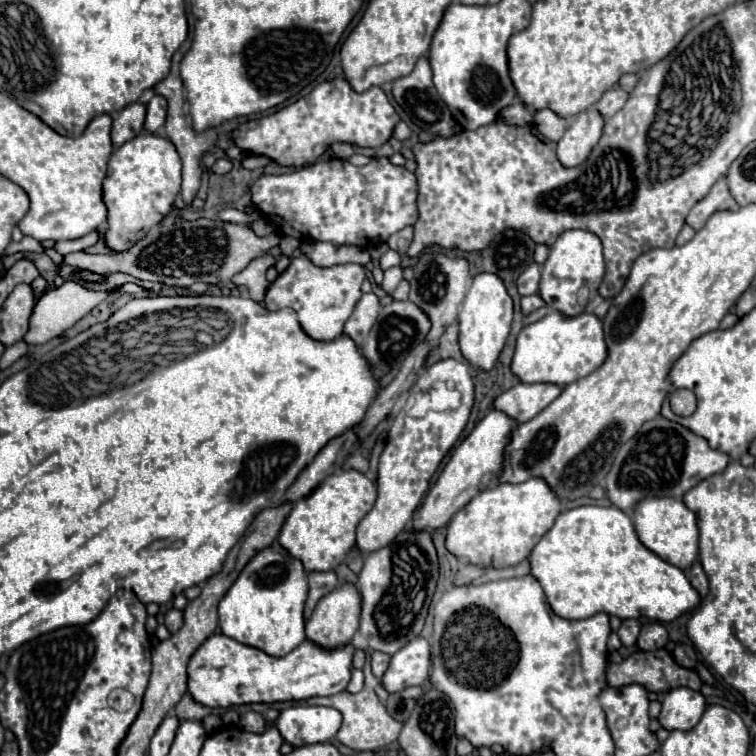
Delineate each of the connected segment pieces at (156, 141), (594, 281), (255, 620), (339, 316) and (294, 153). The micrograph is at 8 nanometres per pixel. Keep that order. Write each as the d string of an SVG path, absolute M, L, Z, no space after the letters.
M137 135L113 151L107 177L103 181L103 203L107 207L105 245L113 253L129 251L145 231L161 223L171 211L181 187L181 159L169 139L155 135Z
M581 229L565 231L557 237L553 247L549 249L547 261L543 263L539 295L549 307L561 311L567 317L575 317L583 313L583 307L577 301L579 289L587 287L591 297L595 297L603 275L605 275L605 261L603 261L603 249L601 249L599 237L589 231L581 231Z
M281 545L259 551L219 603L219 627L223 635L265 651L273 657L291 653L305 641L303 605L307 599L307 573L299 559L291 557Z
M305 255L293 257L289 267L269 285L265 293L265 307L269 311L277 309L295 309L303 331L315 341L331 341L343 333L345 321L351 317L351 311L361 299L361 285L365 281L365 269L355 263L335 265L335 267L317 267Z
M337 77L333 81L319 83L309 95L297 99L295 103L291 103L267 117L253 119L253 121L239 125L233 131L233 141L237 147L247 149L249 155L265 155L277 165L303 167L303 165L315 163L315 159L319 155L323 155L325 149L333 143L351 143L351 145L359 145L359 147L381 147L393 135L393 129L397 123L399 123L399 115L395 113L393 105L389 103L389 99L381 87L371 87L365 93L355 93L343 77Z

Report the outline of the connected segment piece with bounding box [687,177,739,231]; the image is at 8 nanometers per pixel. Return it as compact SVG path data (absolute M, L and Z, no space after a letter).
M721 177L713 189L709 191L709 195L705 199L701 199L687 215L687 225L693 227L695 231L699 231L699 227L703 227L703 223L707 223L707 219L717 213L717 211L737 211L739 205L735 203L731 191L727 191L727 179Z

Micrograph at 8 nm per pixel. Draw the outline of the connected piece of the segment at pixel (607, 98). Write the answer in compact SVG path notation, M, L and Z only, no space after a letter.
M609 89L609 91L599 99L599 103L595 105L595 109L597 109L605 119L611 119L619 109L623 109L627 97L629 97L629 93L627 93L625 89Z

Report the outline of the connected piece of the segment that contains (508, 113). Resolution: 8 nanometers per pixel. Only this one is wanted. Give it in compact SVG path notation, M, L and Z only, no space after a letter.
M517 99L511 107L505 107L505 109L499 113L499 121L511 123L511 125L531 125L531 123L533 123L533 115L531 115L531 111Z

